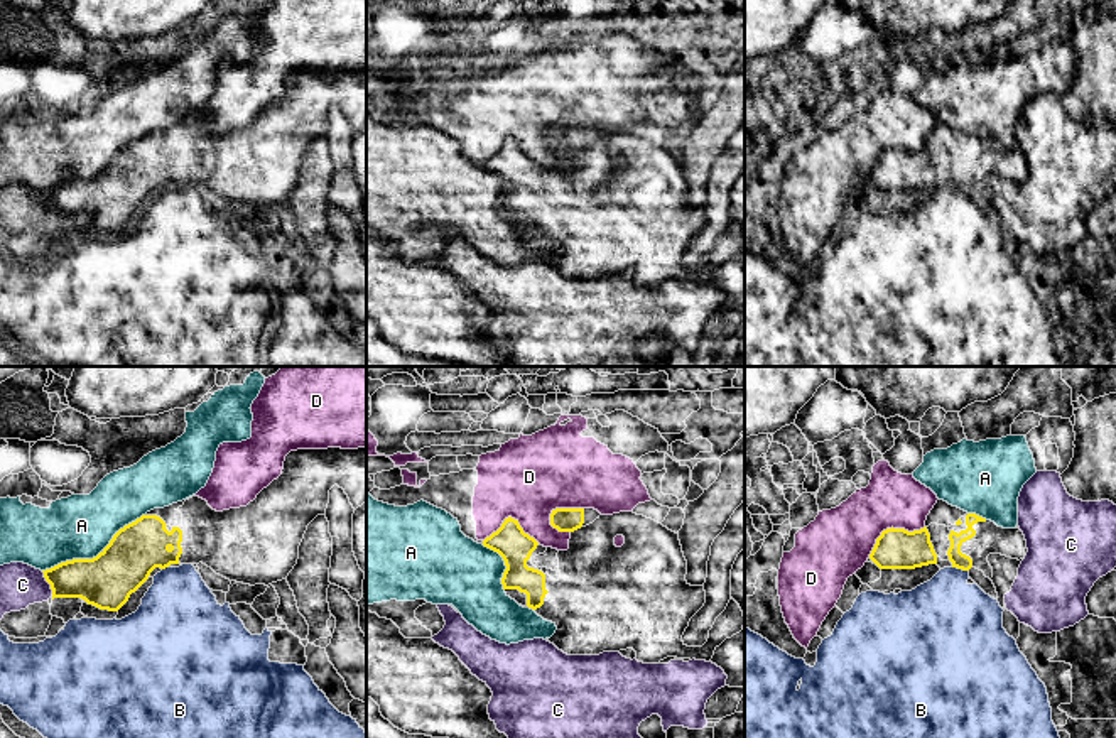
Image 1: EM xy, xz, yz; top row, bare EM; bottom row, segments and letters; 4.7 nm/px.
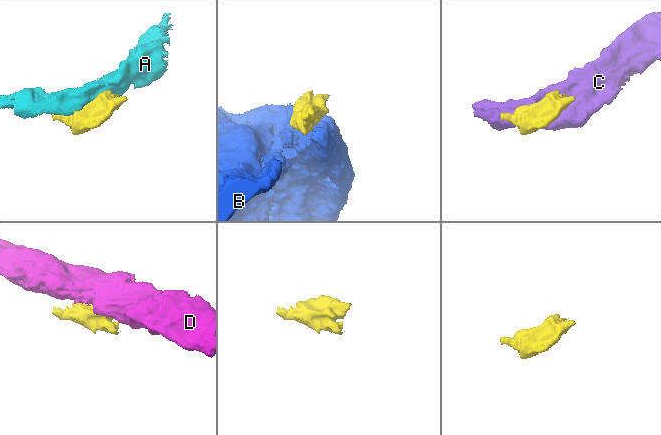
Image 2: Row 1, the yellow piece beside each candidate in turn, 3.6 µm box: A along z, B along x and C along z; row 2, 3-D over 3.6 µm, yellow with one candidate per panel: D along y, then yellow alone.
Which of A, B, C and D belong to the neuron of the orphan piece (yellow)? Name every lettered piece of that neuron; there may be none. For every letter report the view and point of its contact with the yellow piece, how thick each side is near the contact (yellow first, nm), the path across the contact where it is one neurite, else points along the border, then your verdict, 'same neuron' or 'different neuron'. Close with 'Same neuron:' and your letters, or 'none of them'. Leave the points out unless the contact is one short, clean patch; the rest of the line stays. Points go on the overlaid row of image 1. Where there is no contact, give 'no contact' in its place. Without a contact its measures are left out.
A: contact xy (93, 558); calibres 260 and 300 nm; different neuron
B: contact yz (961, 568); calibres 80 and 380 nm; border yz (953, 566), (968, 571); different neuron
C: contact xy (49, 583); calibres 240 and 200 nm; different neuron
D: contact yz (892, 527); calibres 190 and 300 nm; different neuron
Same neuron: none of them

